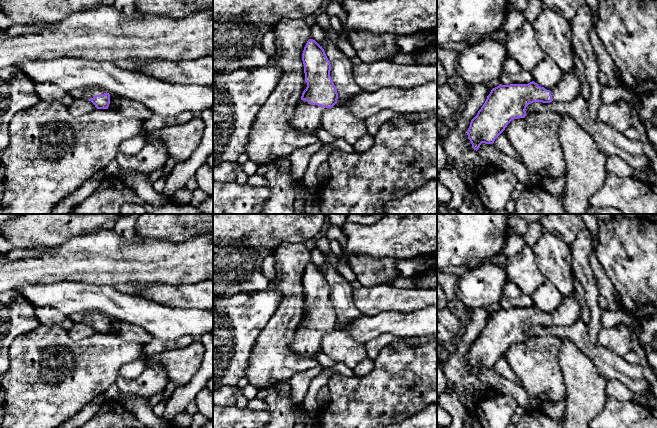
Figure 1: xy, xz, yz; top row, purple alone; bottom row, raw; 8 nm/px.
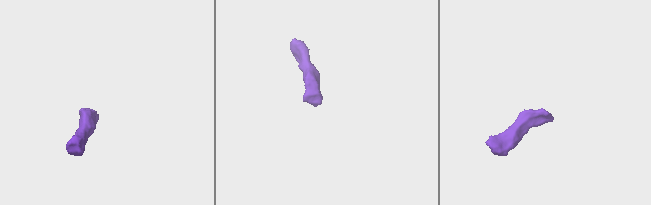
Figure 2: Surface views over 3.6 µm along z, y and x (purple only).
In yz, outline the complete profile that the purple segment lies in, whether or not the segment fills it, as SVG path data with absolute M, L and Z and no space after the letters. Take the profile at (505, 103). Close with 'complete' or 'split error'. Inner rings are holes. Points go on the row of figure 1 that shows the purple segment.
M572 70L564 73L551 90L534 81L528 84L500 84L493 88L467 130L472 148L477 151L482 143L493 144L512 120L525 118L525 110L530 103L574 100L581 95L582 79Z | split error

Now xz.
M315 40L307 41L302 61L307 87L290 124L296 131L310 134L321 127L321 117L327 108L337 103L338 93L330 76L330 61L322 46Z | split error

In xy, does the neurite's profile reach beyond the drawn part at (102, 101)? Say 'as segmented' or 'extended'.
extended

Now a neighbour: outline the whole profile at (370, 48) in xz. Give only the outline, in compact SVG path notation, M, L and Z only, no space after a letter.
M352 32L349 41L363 63L388 60L400 53L396 35L371 35L366 32Z

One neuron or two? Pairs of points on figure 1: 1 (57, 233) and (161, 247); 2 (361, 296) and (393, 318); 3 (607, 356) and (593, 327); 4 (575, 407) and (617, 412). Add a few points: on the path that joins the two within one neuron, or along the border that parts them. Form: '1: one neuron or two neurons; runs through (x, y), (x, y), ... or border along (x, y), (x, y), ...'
1: two neurons; border along (98, 230), (75, 235), (58, 246), (54, 246)
2: two neurons; border along (405, 311), (380, 311), (376, 314), (361, 314)
3: two neurons; border along (586, 325), (588, 339), (597, 344)
4: two neurons; border along (608, 397), (603, 408), (594, 417)

